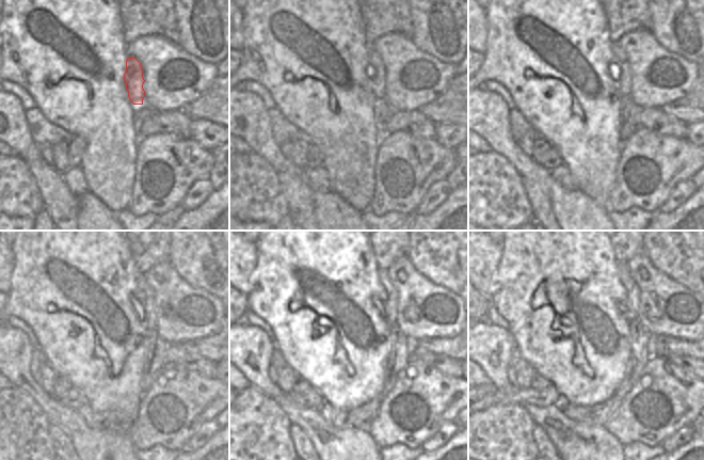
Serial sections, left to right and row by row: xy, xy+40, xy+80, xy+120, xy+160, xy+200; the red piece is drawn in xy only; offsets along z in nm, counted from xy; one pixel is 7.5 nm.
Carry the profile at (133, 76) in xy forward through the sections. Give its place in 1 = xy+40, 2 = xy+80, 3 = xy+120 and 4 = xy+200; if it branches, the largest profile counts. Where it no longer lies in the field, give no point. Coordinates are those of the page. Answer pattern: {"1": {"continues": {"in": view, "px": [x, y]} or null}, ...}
{"1": {"continues": {"in": "xy+40", "px": [374, 70]}}, "2": {"continues": {"in": "xy+80", "px": [624, 83]}}, "3": {"continues": {"in": "xy+120", "px": [145, 296]}}, "4": {"continues": {"in": "xy+200", "px": [630, 304]}}}

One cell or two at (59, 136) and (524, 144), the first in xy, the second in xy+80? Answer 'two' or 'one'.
two

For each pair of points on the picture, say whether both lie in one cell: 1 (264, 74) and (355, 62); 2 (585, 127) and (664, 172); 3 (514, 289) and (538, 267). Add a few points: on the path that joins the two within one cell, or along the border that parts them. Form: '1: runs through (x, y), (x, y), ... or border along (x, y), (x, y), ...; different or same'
1: runs through (296, 84), (335, 115), (348, 94); same
2: border along (622, 146), (616, 173); different
3: runs through (520, 285), (532, 272); same

